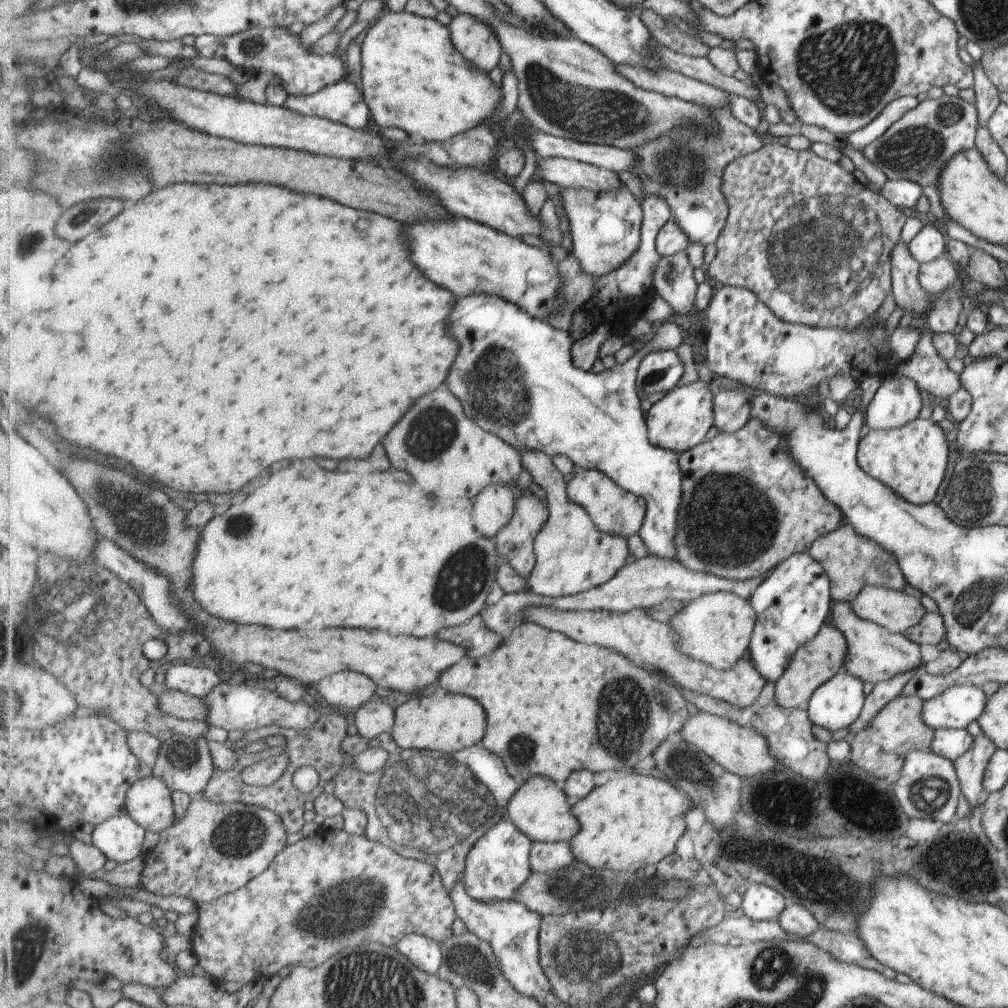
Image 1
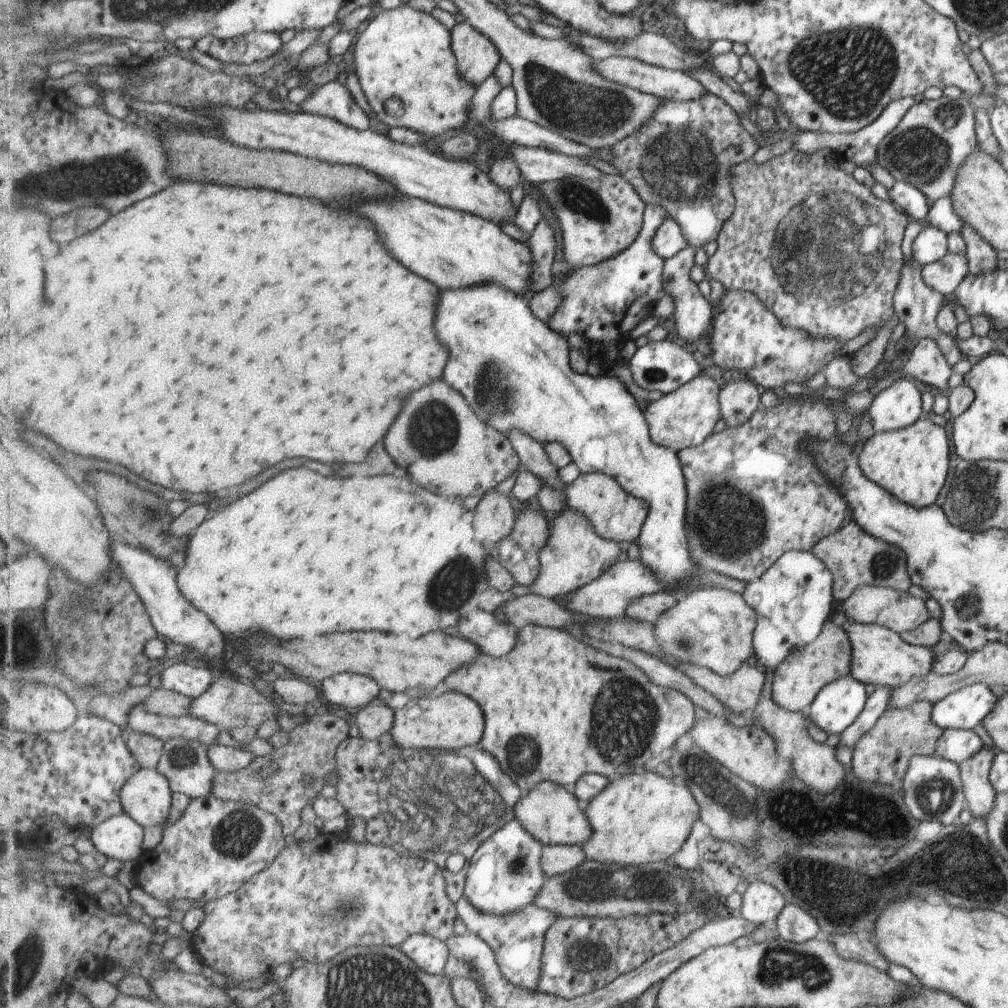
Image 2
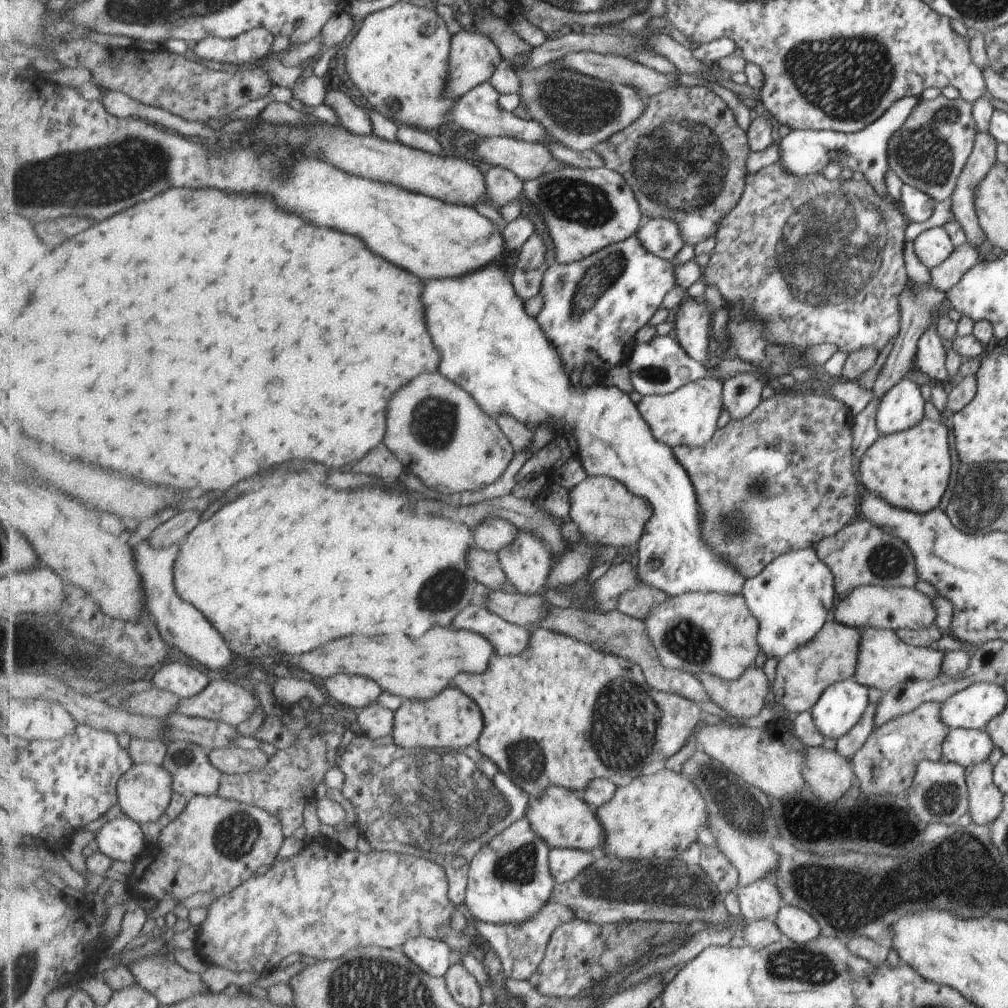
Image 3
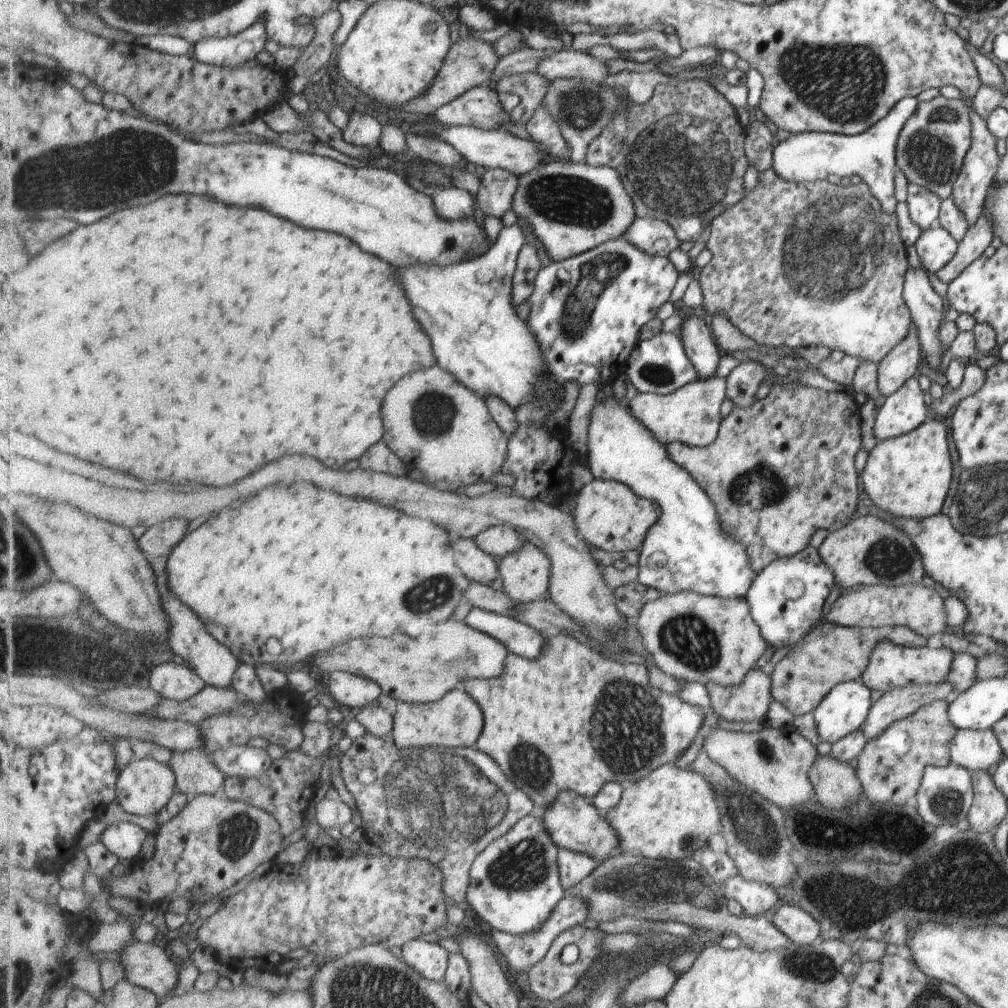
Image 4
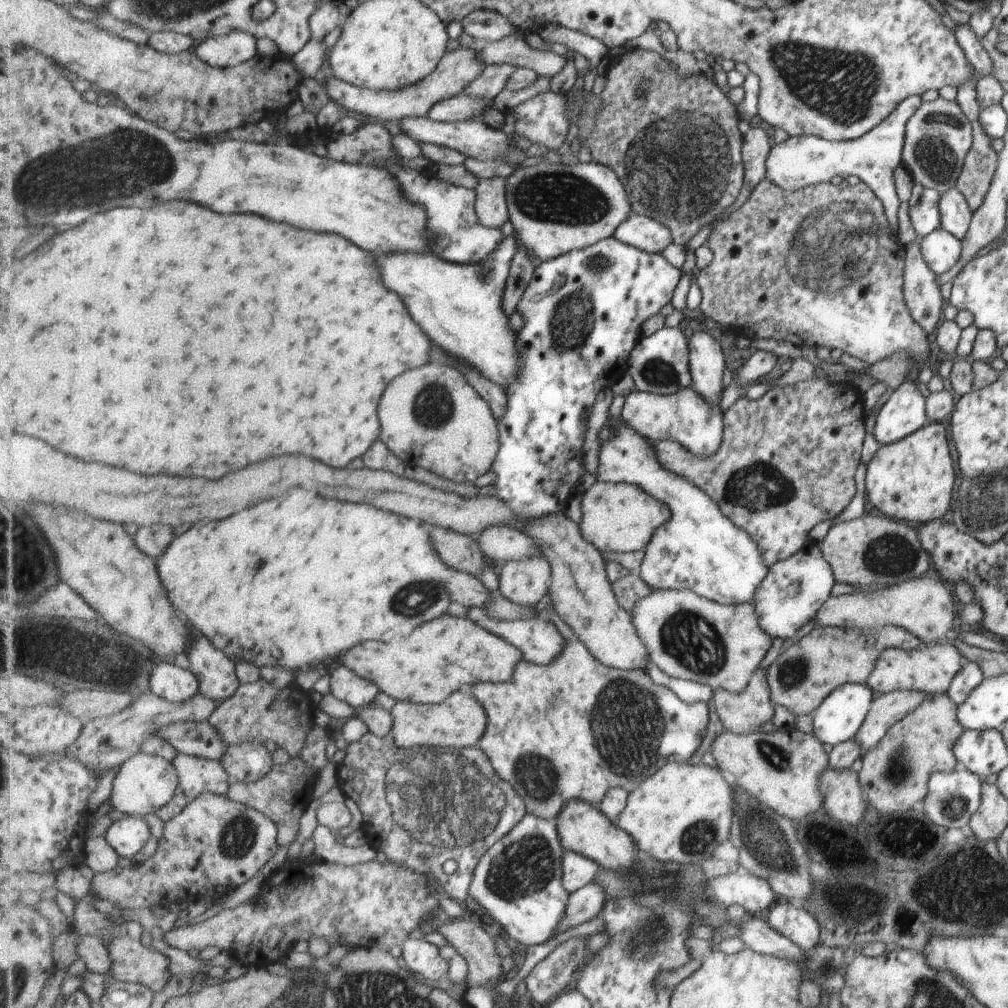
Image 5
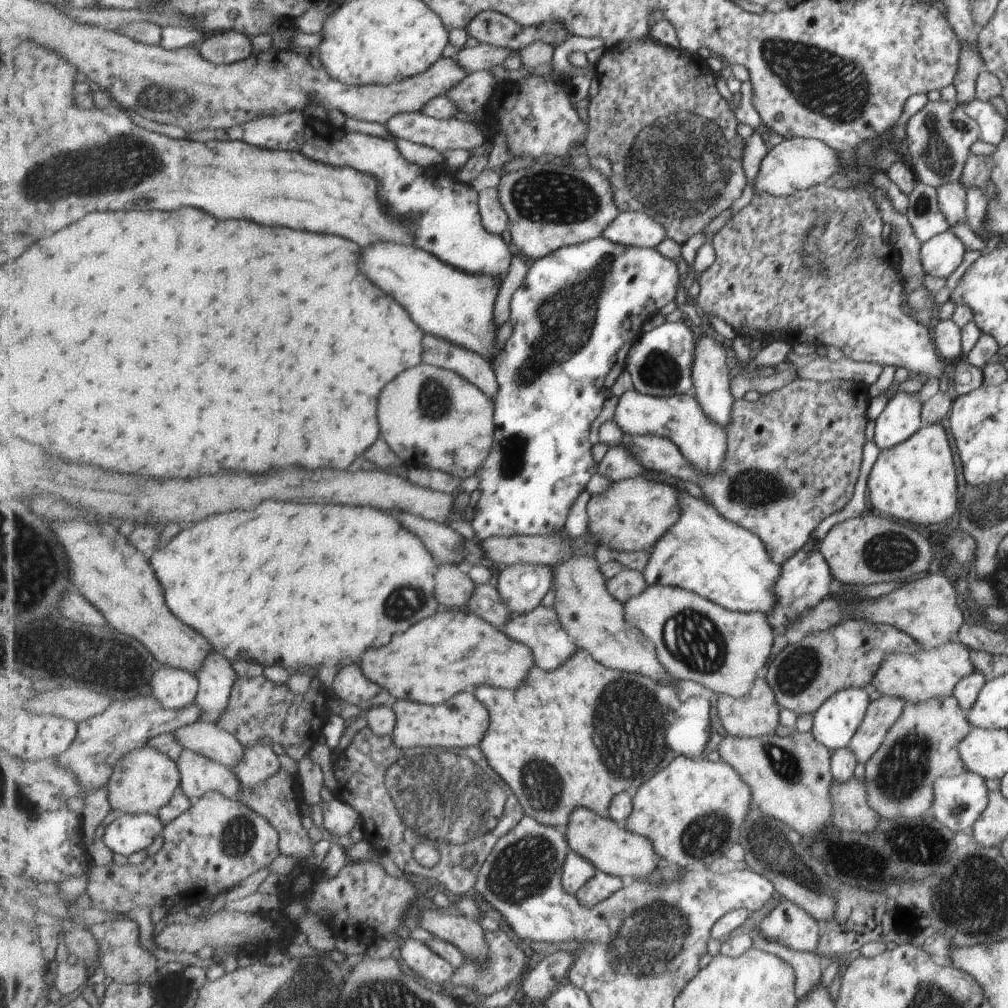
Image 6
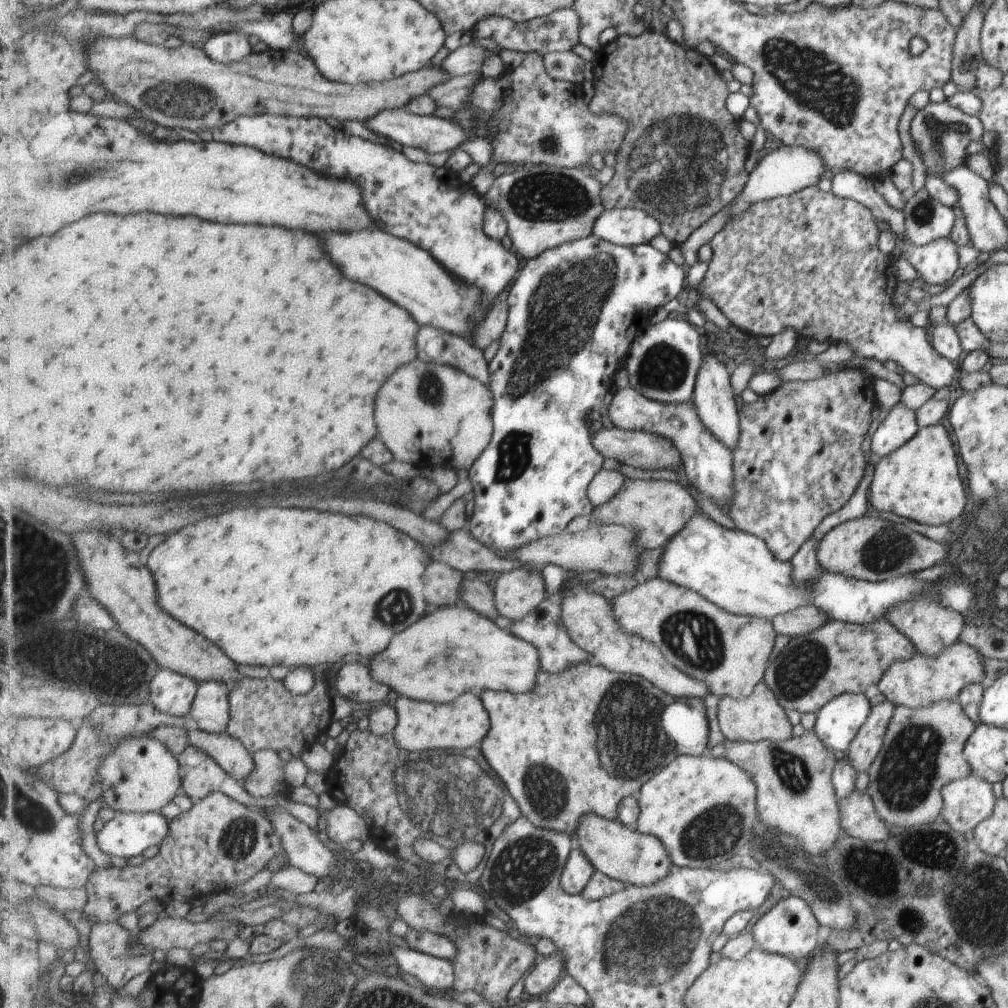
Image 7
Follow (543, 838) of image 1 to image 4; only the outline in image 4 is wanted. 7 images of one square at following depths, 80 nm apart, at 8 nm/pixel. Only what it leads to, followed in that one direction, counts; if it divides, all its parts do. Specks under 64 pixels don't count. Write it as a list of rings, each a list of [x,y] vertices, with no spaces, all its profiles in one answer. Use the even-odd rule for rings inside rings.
[[[575,791],[563,792],[555,803],[537,812],[542,816],[545,828],[548,829],[548,833],[553,837],[559,850],[569,849],[585,853],[601,861],[609,858],[609,854],[615,848],[620,848],[620,835],[608,823],[605,815],[593,804],[592,800]]]

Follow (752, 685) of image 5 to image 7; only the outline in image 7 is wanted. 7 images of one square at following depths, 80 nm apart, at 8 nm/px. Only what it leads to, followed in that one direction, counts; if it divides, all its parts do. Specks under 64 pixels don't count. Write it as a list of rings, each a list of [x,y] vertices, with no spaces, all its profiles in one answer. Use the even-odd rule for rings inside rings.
[[[761,681],[756,684],[752,694],[744,699],[720,697],[716,717],[719,723],[719,730],[723,733],[725,741],[780,741],[791,736],[790,730],[792,726],[789,724],[784,711],[772,689]]]

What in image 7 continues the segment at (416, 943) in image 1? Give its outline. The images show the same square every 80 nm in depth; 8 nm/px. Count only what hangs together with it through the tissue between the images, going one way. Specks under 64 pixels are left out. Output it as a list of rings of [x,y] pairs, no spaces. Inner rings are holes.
[[[397,943],[392,954],[401,974],[418,984],[427,988],[454,988],[456,969],[449,959],[427,954],[404,943]]]

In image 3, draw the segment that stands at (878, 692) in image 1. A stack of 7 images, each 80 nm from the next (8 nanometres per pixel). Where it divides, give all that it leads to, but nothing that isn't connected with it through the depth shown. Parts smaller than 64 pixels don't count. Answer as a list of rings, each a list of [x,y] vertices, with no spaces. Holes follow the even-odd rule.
[[[879,700],[869,704],[864,714],[860,716],[859,722],[836,740],[835,750],[845,759],[852,758],[855,751],[865,742],[865,739],[872,731],[878,702]]]

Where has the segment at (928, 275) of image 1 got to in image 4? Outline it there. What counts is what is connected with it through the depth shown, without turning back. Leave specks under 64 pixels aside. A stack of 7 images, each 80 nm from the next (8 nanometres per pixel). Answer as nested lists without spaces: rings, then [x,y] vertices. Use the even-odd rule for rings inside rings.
[[[982,210],[975,224],[967,228],[963,238],[957,243],[956,254],[939,271],[934,272],[943,284],[949,284],[957,278],[966,266],[982,256],[989,244],[994,243],[990,226],[990,219]]]

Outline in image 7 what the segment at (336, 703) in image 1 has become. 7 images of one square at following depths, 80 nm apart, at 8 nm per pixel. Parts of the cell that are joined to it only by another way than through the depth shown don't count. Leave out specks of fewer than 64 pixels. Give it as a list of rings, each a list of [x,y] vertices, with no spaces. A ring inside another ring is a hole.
[[[361,662],[343,665],[335,676],[337,694],[361,704],[372,702],[377,707],[386,702],[385,696],[391,690],[390,686],[371,678],[369,666]]]

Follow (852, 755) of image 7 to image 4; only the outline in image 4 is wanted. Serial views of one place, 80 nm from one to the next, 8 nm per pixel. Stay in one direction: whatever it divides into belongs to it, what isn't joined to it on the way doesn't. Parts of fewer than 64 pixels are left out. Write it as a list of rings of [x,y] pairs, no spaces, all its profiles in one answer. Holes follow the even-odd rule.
[[[945,680],[937,684],[913,684],[884,692],[873,704],[861,732],[866,740],[876,738],[887,726],[933,701],[947,701],[953,685]]]

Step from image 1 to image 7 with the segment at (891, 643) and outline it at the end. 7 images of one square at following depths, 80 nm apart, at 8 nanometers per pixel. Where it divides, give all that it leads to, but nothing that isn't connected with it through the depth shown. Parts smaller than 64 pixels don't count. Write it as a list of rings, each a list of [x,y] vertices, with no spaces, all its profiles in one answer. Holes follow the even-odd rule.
[[[955,641],[943,651],[939,651],[937,656],[916,652],[907,660],[898,660],[889,665],[887,671],[877,681],[876,687],[895,706],[903,705],[910,709],[918,709],[930,706],[938,700],[956,700],[960,690],[967,684],[983,685],[983,680],[984,668],[979,664],[979,656],[975,649],[961,641]]]

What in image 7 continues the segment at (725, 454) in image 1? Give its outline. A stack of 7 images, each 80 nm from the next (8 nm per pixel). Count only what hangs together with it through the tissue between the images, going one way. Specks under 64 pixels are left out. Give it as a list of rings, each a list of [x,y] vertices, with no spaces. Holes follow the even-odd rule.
[[[841,370],[839,372],[827,372],[818,379],[810,381],[787,381],[781,383],[773,392],[765,396],[759,396],[755,402],[741,407],[740,414],[740,438],[732,448],[732,493],[726,514],[733,522],[735,529],[761,537],[778,561],[789,561],[799,548],[812,536],[815,527],[827,516],[839,510],[849,500],[859,478],[863,472],[863,454],[861,454],[861,440],[863,434],[869,430],[871,422],[871,408],[873,408],[873,390],[871,382],[863,378],[861,370]],[[601,423],[592,429],[592,443],[605,458],[615,457],[622,464],[649,470],[677,470],[680,453],[669,438],[649,431],[626,431],[619,427]]]

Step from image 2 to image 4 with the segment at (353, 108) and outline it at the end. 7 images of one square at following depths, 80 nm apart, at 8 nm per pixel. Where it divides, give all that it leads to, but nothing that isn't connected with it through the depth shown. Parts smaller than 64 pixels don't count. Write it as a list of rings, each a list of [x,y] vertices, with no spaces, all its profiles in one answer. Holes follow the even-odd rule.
[[[350,110],[348,125],[343,129],[344,138],[349,143],[361,146],[377,147],[383,136],[384,125],[369,114]]]

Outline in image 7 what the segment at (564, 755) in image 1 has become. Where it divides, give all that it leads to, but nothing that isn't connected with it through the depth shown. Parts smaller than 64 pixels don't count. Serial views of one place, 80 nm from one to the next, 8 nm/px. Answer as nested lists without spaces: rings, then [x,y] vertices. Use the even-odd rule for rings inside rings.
[[[592,660],[567,667],[563,672],[557,674],[541,670],[533,692],[511,694],[511,692],[507,691],[495,692],[495,690],[485,690],[481,694],[481,698],[485,700],[485,708],[489,708],[489,714],[491,714],[490,729],[481,744],[482,753],[488,760],[488,763],[507,785],[512,797],[521,807],[523,816],[529,817],[533,824],[540,827],[569,833],[571,836],[576,834],[581,815],[597,813],[599,816],[608,819],[617,819],[619,803],[623,804],[625,796],[631,796],[631,794],[635,797],[639,796],[639,790],[643,788],[645,780],[651,780],[659,772],[663,772],[661,766],[665,768],[669,762],[672,762],[679,755],[699,756],[706,747],[707,719],[705,705],[704,702],[701,702],[701,697],[685,697],[685,700],[681,697],[671,697],[669,693],[663,692],[656,684],[642,676],[621,674],[595,664]]]

